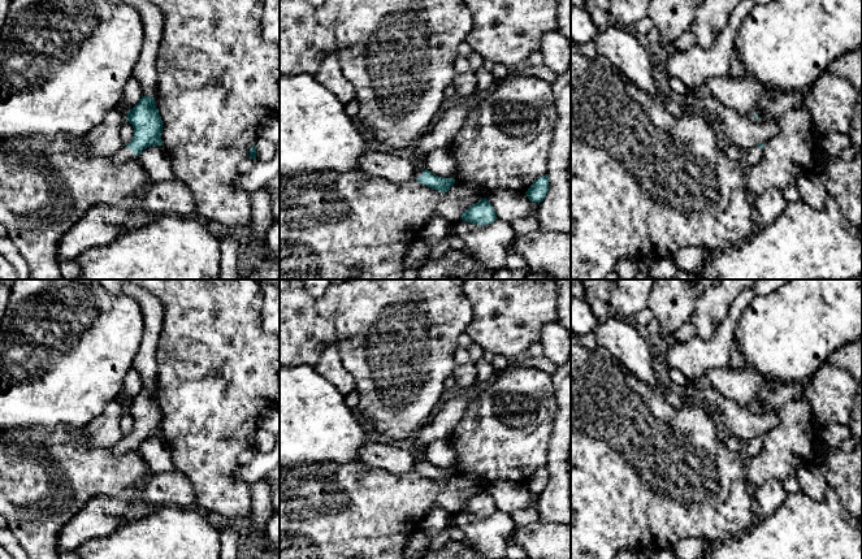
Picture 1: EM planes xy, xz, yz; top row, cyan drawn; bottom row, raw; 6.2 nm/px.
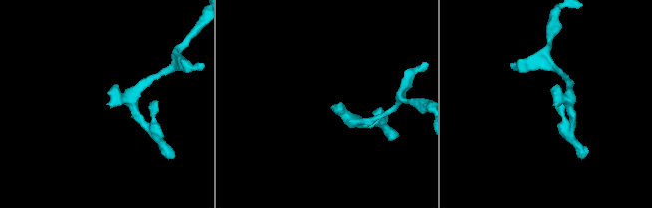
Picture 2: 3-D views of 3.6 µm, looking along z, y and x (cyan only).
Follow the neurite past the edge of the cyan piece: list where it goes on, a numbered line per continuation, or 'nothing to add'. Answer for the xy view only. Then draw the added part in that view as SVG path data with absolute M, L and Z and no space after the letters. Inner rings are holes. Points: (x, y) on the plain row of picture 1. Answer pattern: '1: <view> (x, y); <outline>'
1: xy (125, 445); M124 437L118 443L111 447L113 455L124 455L133 450L138 450L138 447L126 437Z

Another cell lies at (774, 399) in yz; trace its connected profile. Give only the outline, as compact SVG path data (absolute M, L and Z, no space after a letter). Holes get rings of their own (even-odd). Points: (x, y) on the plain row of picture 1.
M790 381L781 384L779 387L768 387L759 398L757 406L761 412L767 415L777 415L777 412L789 402L802 399L807 385L801 381Z

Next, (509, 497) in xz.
M499 480L488 484L486 490L493 497L497 508L507 514L527 508L530 500L530 491L525 484Z

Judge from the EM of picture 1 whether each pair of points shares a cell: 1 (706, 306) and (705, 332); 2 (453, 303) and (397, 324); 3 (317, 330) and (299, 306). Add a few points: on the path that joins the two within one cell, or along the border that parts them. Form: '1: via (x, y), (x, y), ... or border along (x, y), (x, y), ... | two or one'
1: via (706, 312), (705, 325) | one
2: via (438, 310), (411, 310) | one
3: via (311, 324), (302, 312) | one

